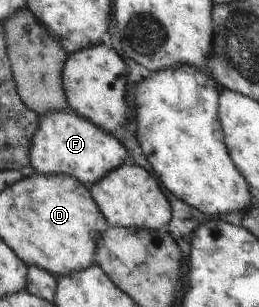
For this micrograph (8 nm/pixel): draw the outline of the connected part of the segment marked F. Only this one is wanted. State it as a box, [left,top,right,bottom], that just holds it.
[29,108,128,187]

